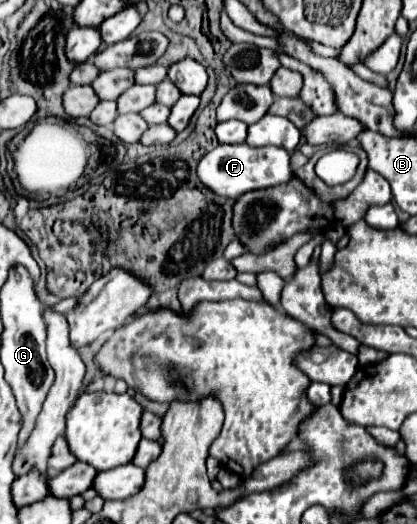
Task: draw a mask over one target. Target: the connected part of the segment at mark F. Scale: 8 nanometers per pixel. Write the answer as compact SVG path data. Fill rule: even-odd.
M218 144L198 164L198 178L216 194L246 194L286 184L292 178L290 154L278 146L254 148L248 144Z

